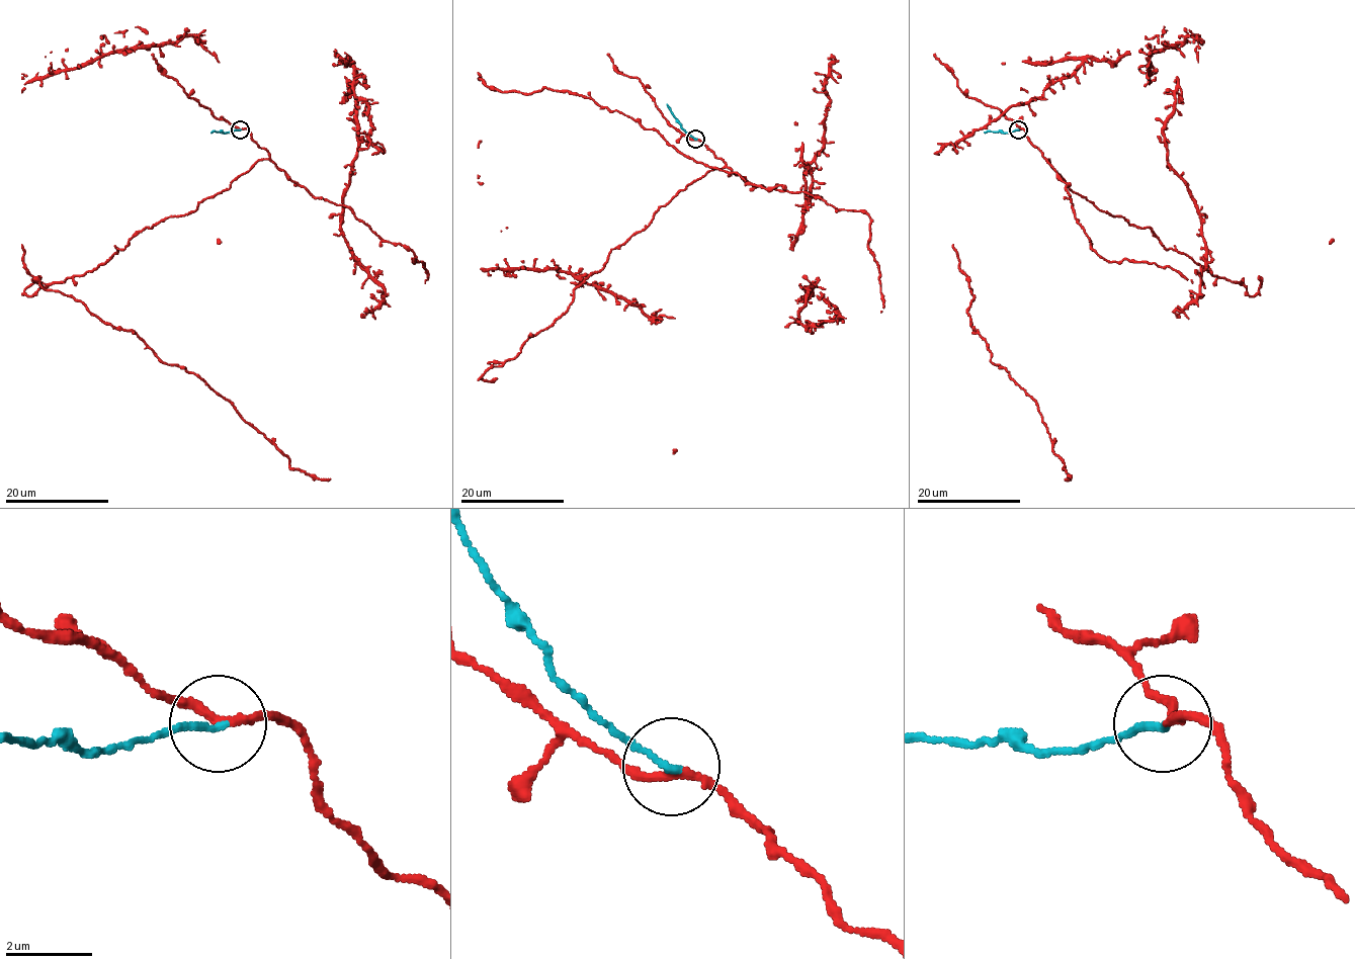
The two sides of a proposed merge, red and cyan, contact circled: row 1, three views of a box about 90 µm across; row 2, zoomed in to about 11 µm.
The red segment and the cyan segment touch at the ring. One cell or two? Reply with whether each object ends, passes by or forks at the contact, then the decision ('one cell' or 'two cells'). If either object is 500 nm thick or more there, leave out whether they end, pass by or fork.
red passes by; cyan ends there; two cells

